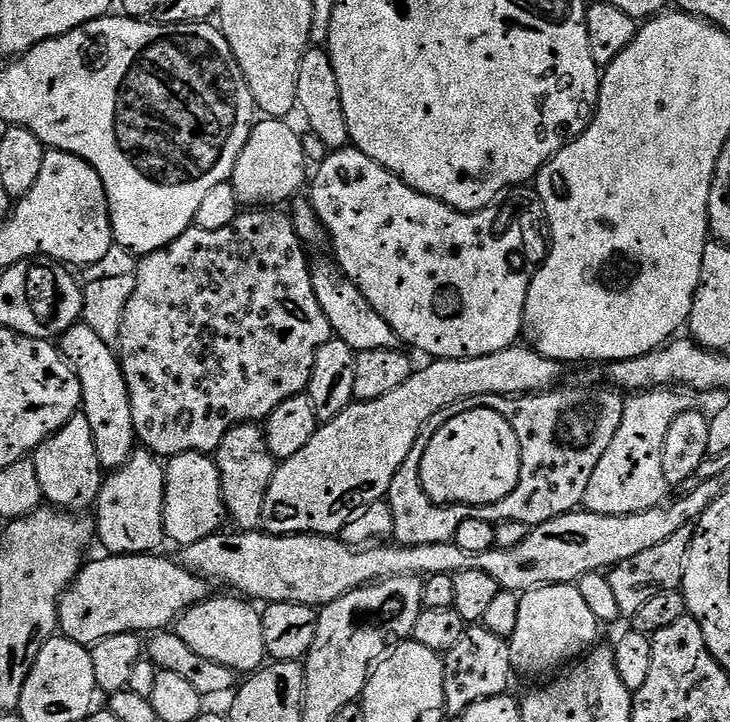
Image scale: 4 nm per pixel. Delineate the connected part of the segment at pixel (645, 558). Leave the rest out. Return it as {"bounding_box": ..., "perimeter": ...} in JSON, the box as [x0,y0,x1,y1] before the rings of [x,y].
{"bounding_box":[607,525,695,618],"perimeter":[[[693,525],[682,526],[682,530],[670,534],[666,542],[658,542],[658,546],[650,546],[650,550],[642,550],[642,554],[634,554],[634,558],[626,558],[626,562],[618,562],[611,568],[607,577],[610,590],[614,590],[621,617],[630,618],[638,614],[638,610],[642,610],[642,605],[650,602],[650,598],[655,598],[658,594],[681,591],[688,551],[695,533]]]}

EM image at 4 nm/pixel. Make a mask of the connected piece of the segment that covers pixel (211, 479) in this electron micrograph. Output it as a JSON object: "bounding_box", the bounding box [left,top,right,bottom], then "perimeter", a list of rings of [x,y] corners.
{"bounding_box":[164,452,226,546],"perimeter":[[[183,452],[171,457],[164,470],[166,498],[164,499],[164,534],[177,546],[202,542],[202,538],[215,536],[226,524],[224,494],[220,471],[215,459],[202,452]]]}

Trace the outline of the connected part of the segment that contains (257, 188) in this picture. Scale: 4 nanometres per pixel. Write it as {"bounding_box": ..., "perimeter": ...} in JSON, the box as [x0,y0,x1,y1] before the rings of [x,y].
{"bounding_box":[230,118,310,210],"perimeter":[[[264,118],[253,123],[250,138],[246,142],[246,146],[242,146],[242,154],[238,154],[238,162],[230,177],[230,182],[234,186],[234,194],[240,205],[252,210],[268,210],[273,206],[283,205],[280,204],[283,200],[290,199],[303,184],[305,187],[310,165],[304,159],[304,141],[301,133],[296,133],[288,123],[289,121],[284,118]]]}

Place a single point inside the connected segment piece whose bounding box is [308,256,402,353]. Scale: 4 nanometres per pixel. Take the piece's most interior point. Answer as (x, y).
(353, 320)

